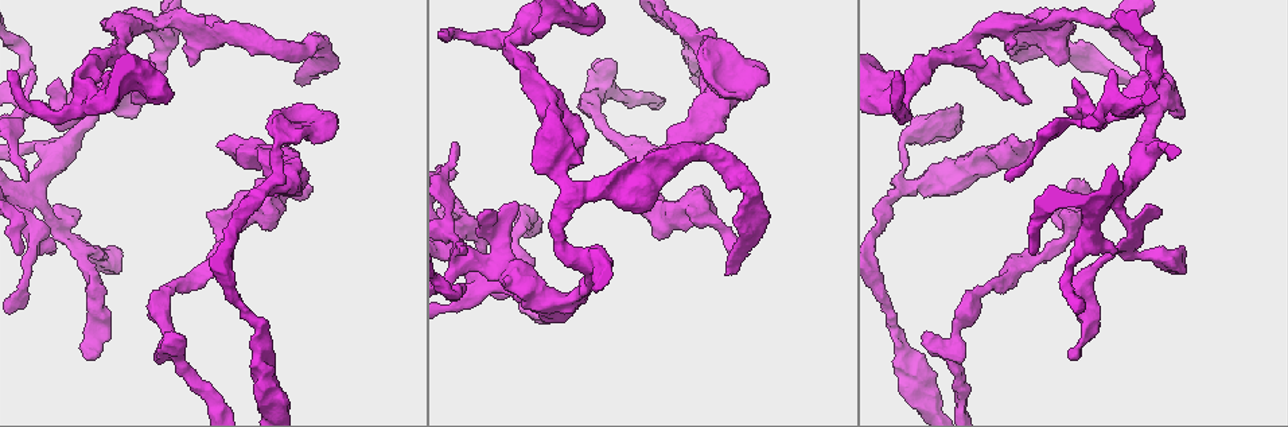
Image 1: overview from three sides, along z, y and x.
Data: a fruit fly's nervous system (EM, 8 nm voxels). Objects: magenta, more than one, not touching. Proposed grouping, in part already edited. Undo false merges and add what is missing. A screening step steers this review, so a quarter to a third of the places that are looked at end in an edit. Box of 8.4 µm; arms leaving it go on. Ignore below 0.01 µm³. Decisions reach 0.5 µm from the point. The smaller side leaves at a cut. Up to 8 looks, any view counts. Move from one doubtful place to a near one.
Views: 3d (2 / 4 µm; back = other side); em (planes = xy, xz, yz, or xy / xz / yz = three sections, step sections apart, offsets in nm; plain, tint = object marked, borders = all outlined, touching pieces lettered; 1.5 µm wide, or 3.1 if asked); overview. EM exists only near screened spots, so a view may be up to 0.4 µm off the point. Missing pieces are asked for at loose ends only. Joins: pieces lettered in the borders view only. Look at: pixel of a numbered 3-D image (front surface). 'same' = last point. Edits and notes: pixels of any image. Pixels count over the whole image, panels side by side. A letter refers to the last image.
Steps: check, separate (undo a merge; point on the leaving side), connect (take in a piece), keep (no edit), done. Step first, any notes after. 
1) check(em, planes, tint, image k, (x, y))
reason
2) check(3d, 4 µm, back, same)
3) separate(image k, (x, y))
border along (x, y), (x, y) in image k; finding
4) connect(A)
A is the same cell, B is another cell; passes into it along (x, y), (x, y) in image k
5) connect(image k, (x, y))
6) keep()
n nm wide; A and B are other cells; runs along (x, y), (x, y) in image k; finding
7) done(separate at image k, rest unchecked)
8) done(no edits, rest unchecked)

check(3d, 2 µm, image 1, (1125, 245))

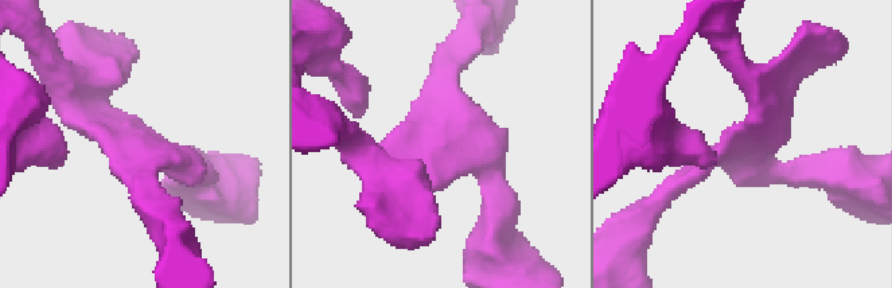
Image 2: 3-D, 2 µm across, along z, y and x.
check(em, yz, step 8, tint, image 2, (120, 138))
4 arms

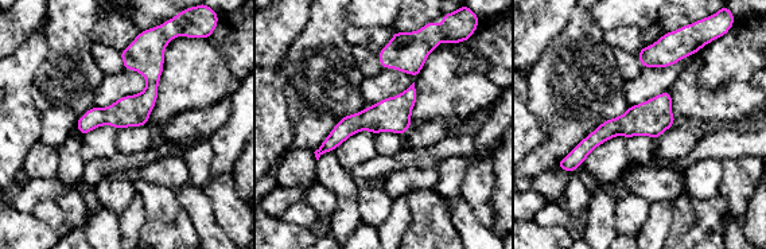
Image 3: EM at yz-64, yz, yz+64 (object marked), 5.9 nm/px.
check(em, planes, borders, same)

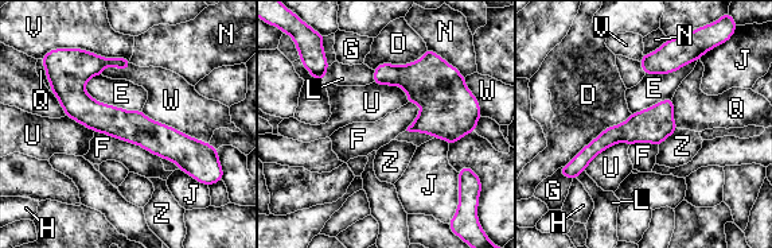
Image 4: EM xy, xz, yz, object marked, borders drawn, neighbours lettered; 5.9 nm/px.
keep()
D touches over 550 nm; D, E, F, G, H, J, L, N, Q, U, V, W and Z are other cells; continuous, no second neuron

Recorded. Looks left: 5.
check(3d, 2 µm, image 1, (150, 26))
free end

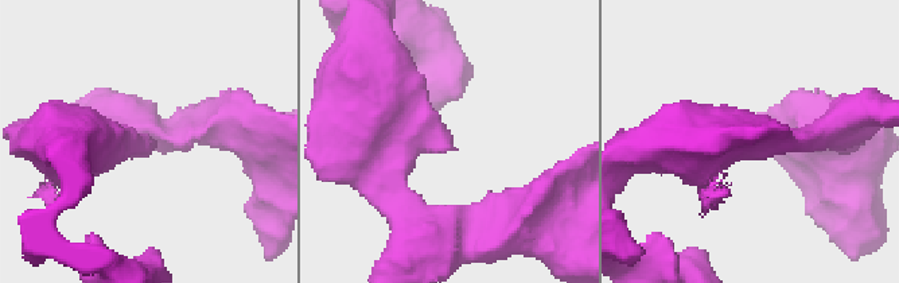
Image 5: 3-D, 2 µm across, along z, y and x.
check(em, planes, borders, image 5, (149, 137))

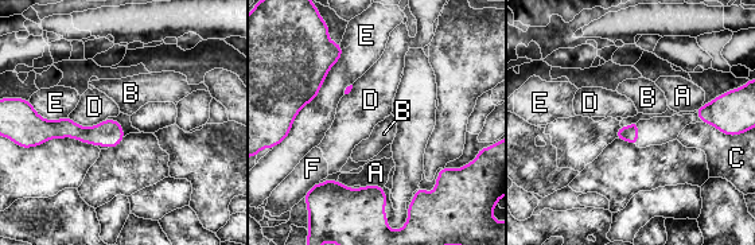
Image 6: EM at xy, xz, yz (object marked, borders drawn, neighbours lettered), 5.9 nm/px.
keep()
E touches over 650 nm; A, B, C, D, E and F are other cells; border along (67, 116), (81, 125), (105, 120) in image 6; none of them fits

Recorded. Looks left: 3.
check(3d, 4 µm, image 1, (708, 219))
calibre changes

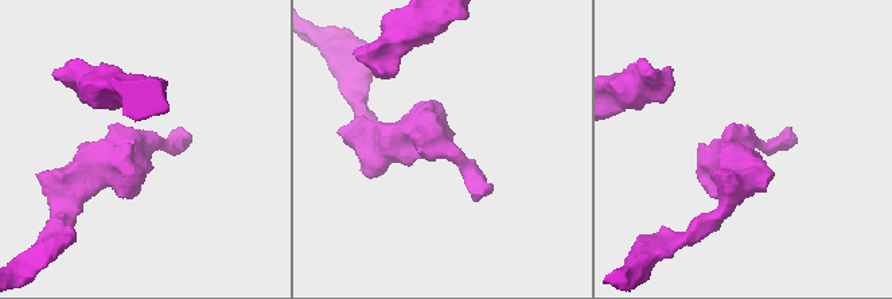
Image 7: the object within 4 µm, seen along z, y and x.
check(em, xy, step 8, borders, image 7, (745, 142))
arms of 200, 550 nm; need the tissue

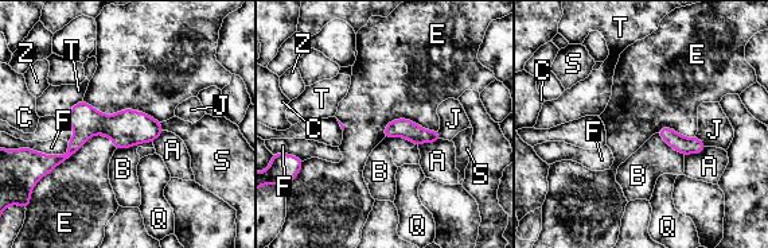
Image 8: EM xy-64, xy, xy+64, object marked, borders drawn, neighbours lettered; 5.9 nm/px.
keep()
220 nm wide; A, B, C, E, F, J, Q, S, T and Z are other cells; runs along (159, 130), (90, 128), (63, 158), (34, 163) in image 8; all the same neuron

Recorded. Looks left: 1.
done(no edits, rest unchecked)

